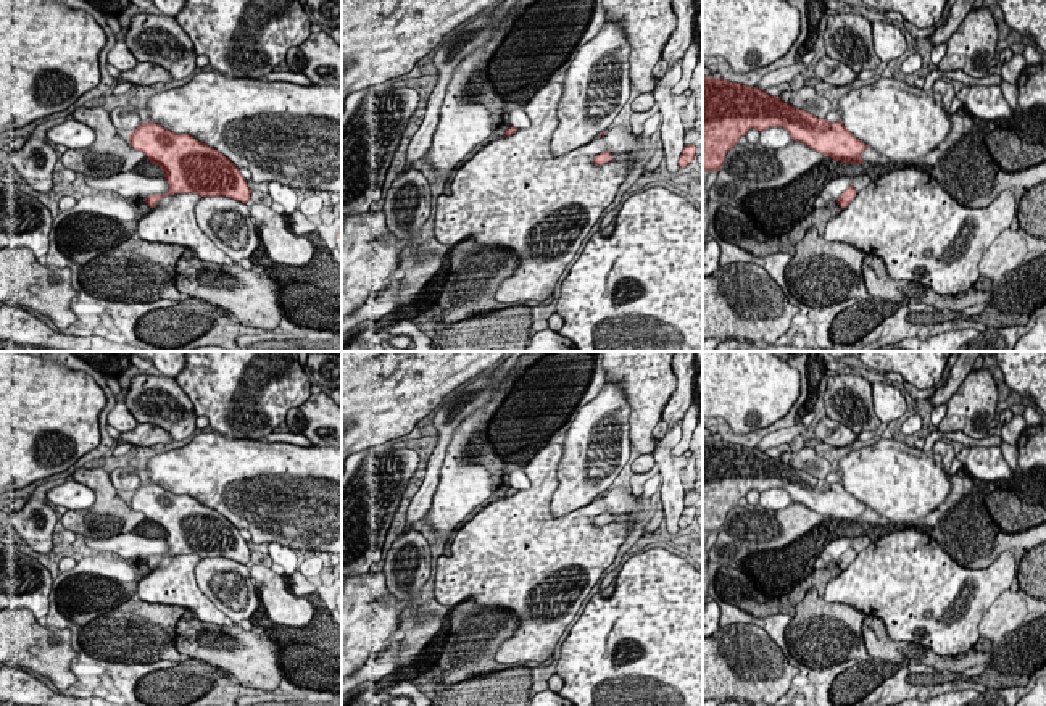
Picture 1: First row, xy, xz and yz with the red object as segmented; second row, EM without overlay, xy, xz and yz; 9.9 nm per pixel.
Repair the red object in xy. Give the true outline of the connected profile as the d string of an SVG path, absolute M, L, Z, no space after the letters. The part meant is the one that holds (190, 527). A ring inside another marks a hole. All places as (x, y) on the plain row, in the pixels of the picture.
M148 482L129 495L129 505L161 529L169 546L166 554L143 561L152 571L163 558L176 554L227 558L242 564L250 561L251 551L239 529L189 495L176 495Z

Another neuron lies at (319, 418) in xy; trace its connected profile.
M326 392L311 393L303 405L292 408L285 424L313 445L326 446L342 440L342 408Z

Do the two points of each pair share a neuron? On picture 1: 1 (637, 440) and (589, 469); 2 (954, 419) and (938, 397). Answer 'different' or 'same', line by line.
1: different
2: different

